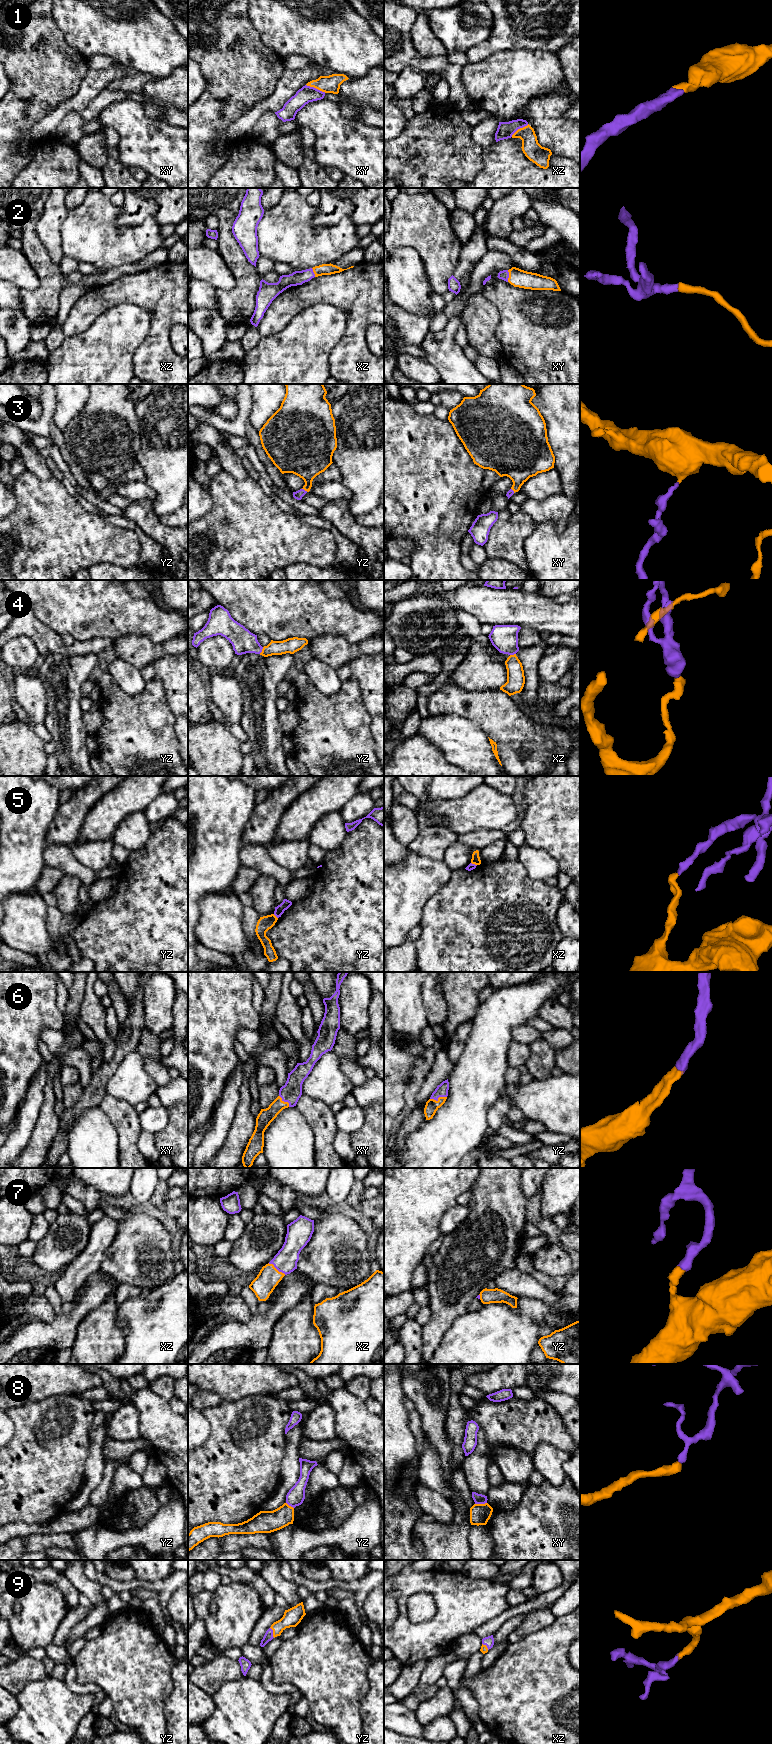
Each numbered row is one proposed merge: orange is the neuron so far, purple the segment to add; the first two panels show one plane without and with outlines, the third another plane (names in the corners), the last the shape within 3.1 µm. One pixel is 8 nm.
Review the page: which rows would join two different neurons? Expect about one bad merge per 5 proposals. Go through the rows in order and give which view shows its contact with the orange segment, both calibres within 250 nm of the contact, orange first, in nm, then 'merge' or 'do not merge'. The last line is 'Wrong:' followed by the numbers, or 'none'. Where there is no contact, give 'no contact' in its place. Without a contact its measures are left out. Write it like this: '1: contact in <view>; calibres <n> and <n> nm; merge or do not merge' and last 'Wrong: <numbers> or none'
1: contact in xy; calibres 140 and 140 nm; merge
2: contact in xy; calibres 140 and 80 nm; merge
3: contact in yz; calibres 300 and 70 nm; merge
4: contact in yz; calibres 130 and 190 nm; merge
5: contact in yz; calibres 120 and 80 nm; do not merge
6: contact in yz; calibres 100 and 100 nm; merge
7: contact in xz; calibres 180 and 190 nm; merge
8: contact in xy; calibres 160 and 80 nm; do not merge
9: contact in yz; calibres 150 and 70 nm; merge
Wrong: 5, 8

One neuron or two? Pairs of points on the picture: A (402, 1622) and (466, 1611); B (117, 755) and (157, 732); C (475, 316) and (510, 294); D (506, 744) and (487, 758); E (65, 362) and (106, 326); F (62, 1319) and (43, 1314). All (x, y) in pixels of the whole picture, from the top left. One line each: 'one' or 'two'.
A: one
B: one
C: two
D: two
E: one
F: two

